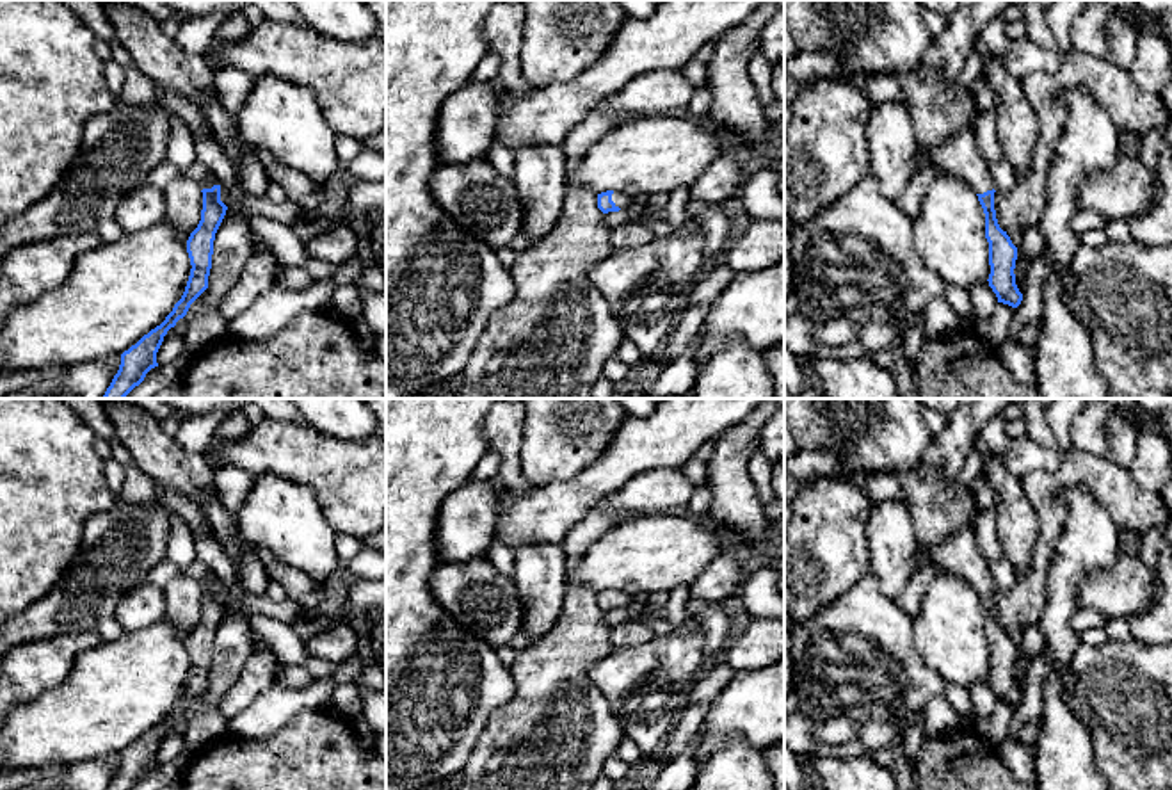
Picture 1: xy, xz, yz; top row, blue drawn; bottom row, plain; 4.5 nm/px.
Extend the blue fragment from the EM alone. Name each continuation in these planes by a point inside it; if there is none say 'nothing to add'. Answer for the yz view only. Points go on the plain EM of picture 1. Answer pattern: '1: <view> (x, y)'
1: yz (959, 552)

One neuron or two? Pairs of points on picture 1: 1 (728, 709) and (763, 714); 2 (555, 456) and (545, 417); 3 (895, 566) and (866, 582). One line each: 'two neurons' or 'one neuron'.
1: one neuron
2: one neuron
3: two neurons

